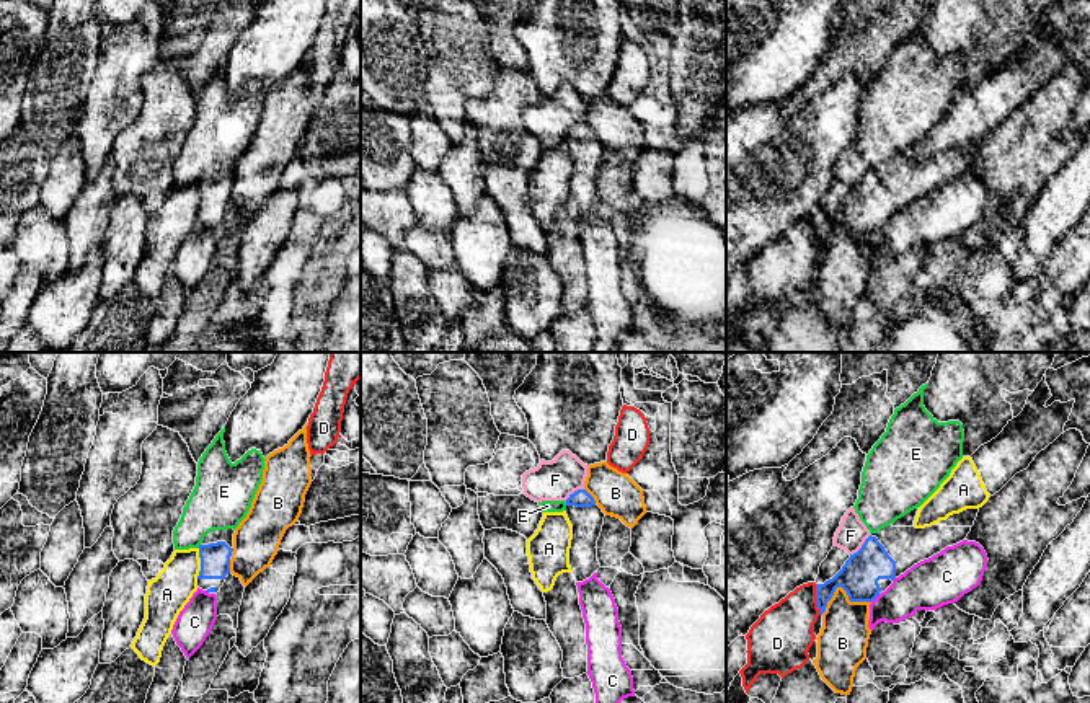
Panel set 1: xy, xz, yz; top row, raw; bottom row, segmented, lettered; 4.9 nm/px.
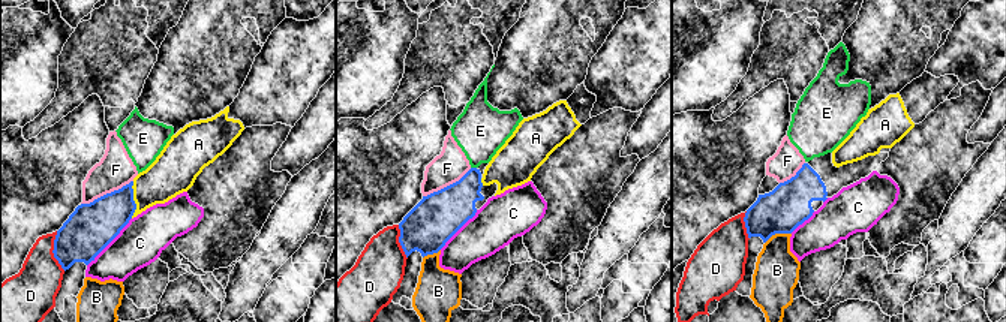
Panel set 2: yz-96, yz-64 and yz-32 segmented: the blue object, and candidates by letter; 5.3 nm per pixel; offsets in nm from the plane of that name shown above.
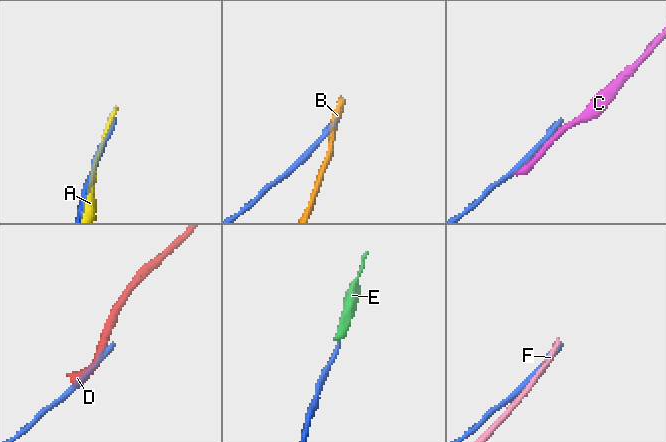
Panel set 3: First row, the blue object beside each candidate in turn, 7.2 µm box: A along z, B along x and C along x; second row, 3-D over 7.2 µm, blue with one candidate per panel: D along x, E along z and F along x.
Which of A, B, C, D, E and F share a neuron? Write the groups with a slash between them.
A / B / C / D / E F

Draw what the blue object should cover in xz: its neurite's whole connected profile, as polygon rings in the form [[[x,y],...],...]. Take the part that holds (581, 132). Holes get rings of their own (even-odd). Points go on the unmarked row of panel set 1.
[[[578,124],[566,134],[566,150],[573,160],[569,201],[576,217],[583,217],[600,202],[596,181],[605,148],[586,124]]]

